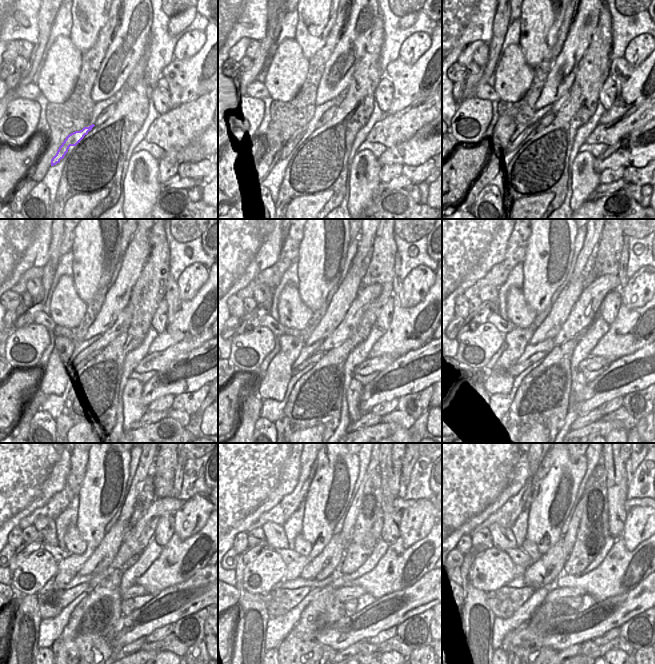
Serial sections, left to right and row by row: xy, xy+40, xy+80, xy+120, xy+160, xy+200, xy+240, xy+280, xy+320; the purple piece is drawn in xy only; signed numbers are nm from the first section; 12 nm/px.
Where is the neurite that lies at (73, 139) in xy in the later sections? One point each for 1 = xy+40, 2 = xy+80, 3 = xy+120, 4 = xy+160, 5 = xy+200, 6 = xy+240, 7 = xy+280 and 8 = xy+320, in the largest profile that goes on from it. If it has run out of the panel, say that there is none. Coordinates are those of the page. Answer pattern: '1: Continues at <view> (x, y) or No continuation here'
1: Continues at xy+40 (298, 137)
2: Continues at xy+80 (529, 132)
3: Continues at xy+120 (122, 323)
4: Continues at xy+160 (365, 296)
5: Continues at xy+200 (586, 309)
6: Continues at xy+240 (137, 538)
7: Continues at xy+280 (358, 541)
8: Continues at xy+320 (644, 502).

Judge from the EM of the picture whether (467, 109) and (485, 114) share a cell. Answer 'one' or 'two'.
one

